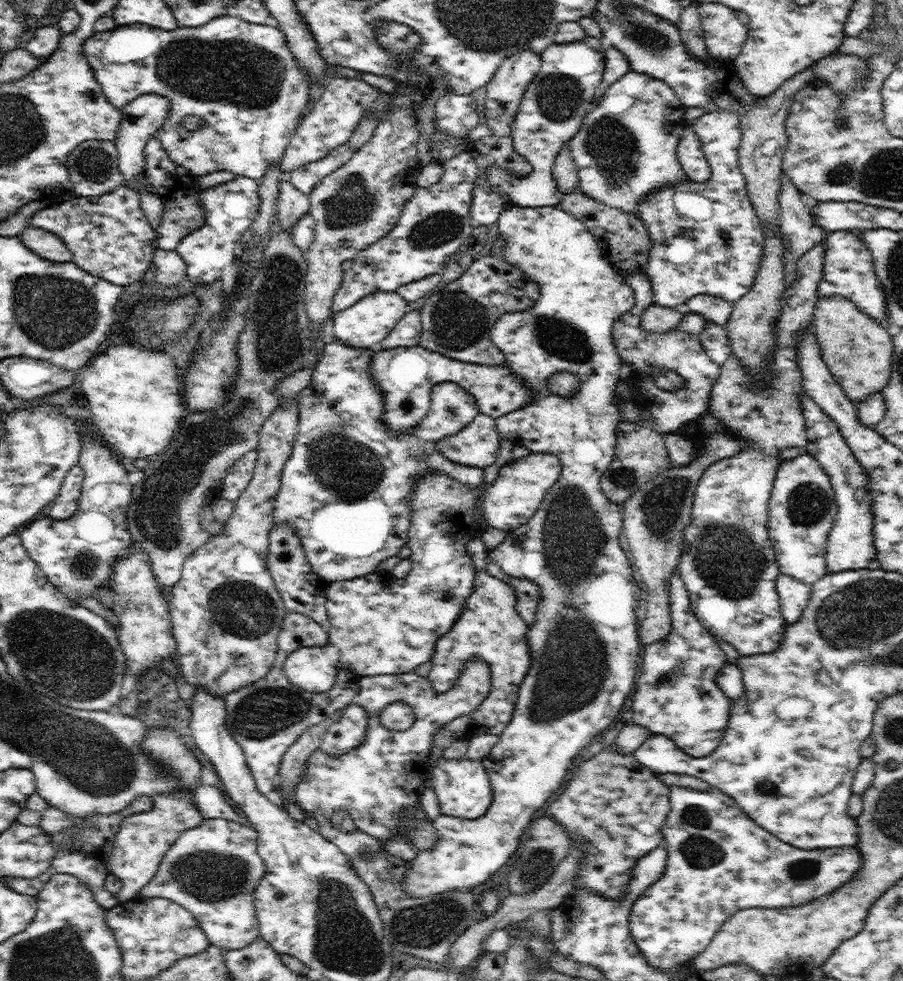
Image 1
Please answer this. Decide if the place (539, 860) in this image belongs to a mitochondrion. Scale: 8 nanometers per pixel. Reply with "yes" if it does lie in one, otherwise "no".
yes

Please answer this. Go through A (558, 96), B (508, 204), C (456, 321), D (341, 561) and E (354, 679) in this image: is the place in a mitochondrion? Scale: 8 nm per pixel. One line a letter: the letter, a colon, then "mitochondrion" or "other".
A: mitochondrion
B: other
C: mitochondrion
D: other
E: other

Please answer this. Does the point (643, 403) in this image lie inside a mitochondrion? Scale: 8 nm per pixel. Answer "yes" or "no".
no

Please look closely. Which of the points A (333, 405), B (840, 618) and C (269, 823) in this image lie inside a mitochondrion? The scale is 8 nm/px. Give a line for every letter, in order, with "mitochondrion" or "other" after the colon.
A: mitochondrion
B: mitochondrion
C: other

